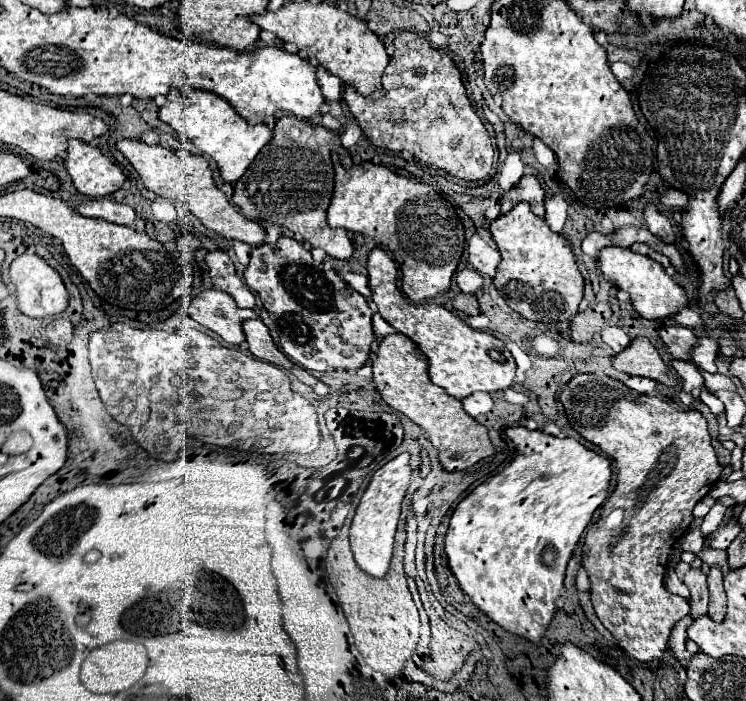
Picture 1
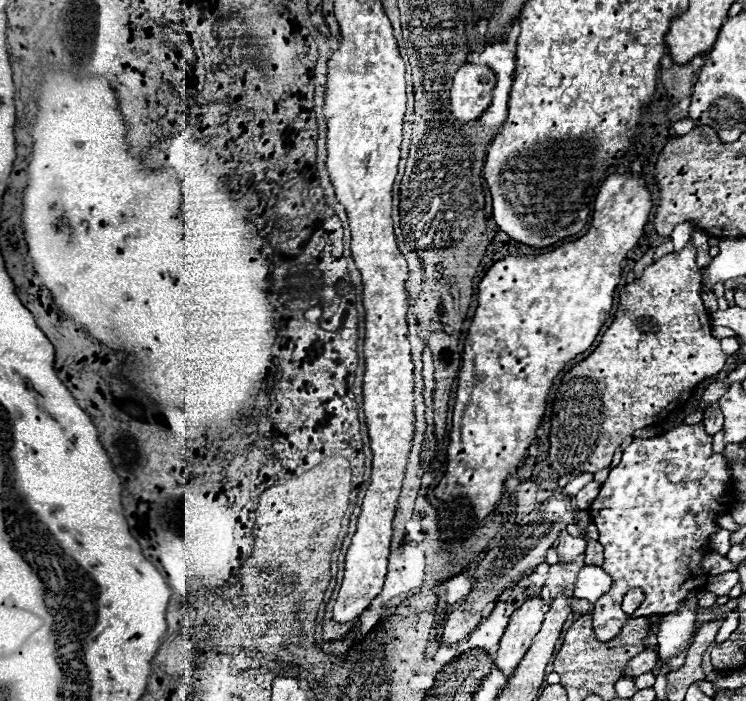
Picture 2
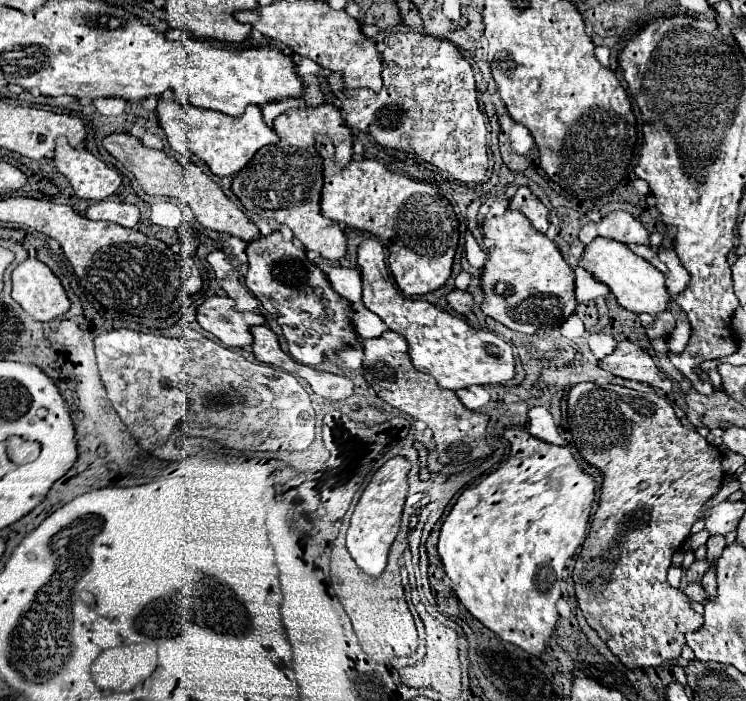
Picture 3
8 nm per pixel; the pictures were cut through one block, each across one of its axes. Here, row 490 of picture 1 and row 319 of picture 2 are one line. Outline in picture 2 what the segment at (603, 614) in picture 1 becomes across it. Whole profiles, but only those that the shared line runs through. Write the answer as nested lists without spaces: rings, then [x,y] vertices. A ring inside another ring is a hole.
[[[688,242],[682,250],[678,252],[672,252],[672,254],[666,254],[658,260],[654,260],[654,264],[646,266],[642,276],[636,278],[640,282],[632,282],[628,286],[624,286],[618,294],[618,304],[616,304],[616,316],[610,324],[610,328],[604,332],[602,336],[602,342],[596,346],[596,350],[586,358],[582,360],[580,364],[576,364],[562,380],[560,388],[558,388],[558,398],[554,400],[554,406],[552,406],[552,420],[550,420],[550,452],[548,452],[548,460],[550,460],[550,466],[558,472],[558,474],[582,474],[582,472],[596,472],[596,470],[602,470],[602,468],[608,468],[610,462],[612,462],[612,454],[616,448],[620,448],[620,444],[632,436],[636,430],[642,430],[646,426],[652,426],[656,422],[660,422],[662,418],[666,418],[674,408],[682,406],[684,402],[690,400],[692,396],[692,390],[708,376],[712,374],[718,374],[722,370],[722,366],[726,364],[728,358],[722,348],[720,348],[720,342],[718,338],[712,336],[712,330],[710,330],[710,316],[706,312],[706,308],[702,306],[702,300],[700,300],[700,278],[698,278],[698,268],[696,268],[696,248],[692,242]]]

